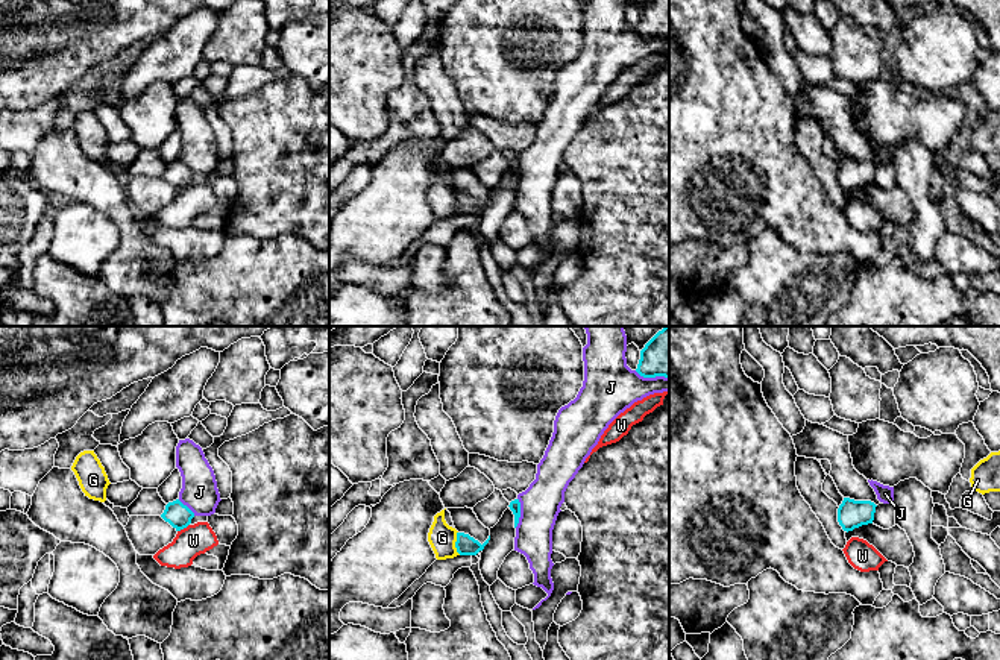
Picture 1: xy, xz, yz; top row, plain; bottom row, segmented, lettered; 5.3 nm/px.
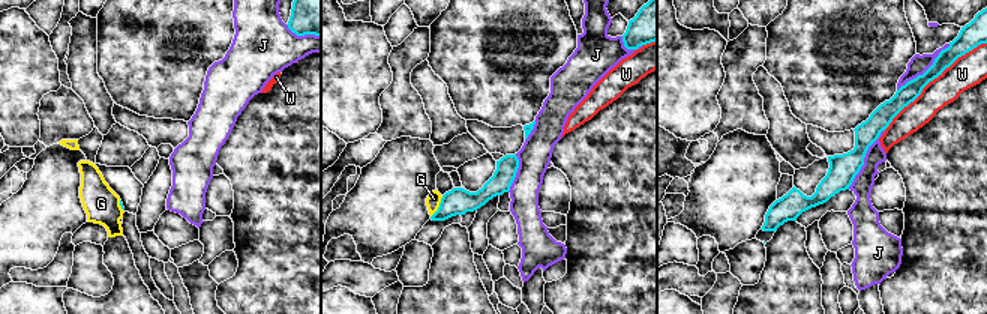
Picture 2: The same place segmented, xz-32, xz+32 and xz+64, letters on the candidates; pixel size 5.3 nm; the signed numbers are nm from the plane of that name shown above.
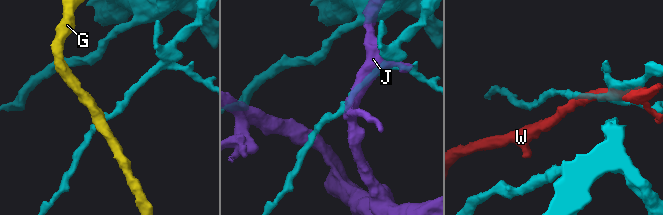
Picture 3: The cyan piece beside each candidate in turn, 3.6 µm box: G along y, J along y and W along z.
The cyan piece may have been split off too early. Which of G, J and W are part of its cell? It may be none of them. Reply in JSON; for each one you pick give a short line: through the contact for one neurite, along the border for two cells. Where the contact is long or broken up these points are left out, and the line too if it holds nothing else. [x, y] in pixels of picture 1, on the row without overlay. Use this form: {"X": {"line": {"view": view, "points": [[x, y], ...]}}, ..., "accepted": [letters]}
{"accepted": []}

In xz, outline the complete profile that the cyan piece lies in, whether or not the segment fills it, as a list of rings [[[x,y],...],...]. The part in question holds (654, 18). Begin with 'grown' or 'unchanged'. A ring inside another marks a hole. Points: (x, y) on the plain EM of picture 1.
unchanged | [[[649,0],[640,11],[636,32],[643,38],[669,38],[669,0]]]

